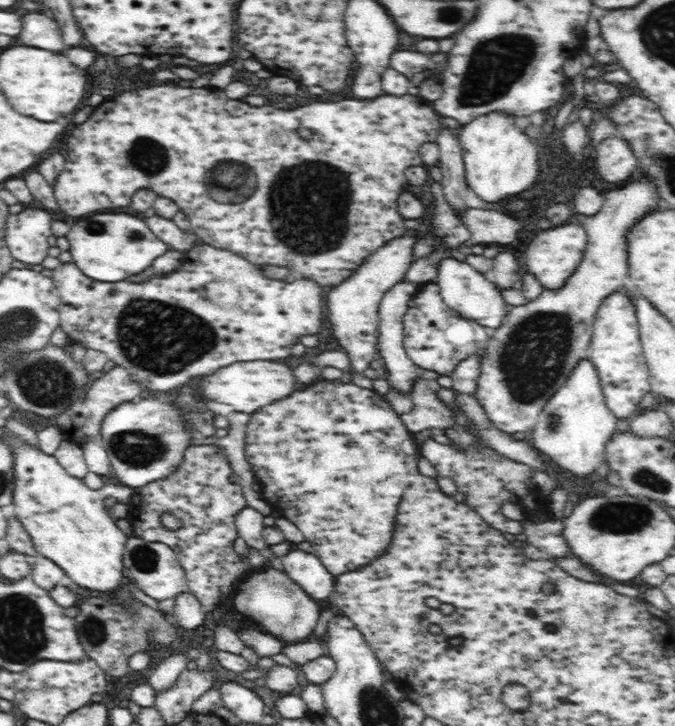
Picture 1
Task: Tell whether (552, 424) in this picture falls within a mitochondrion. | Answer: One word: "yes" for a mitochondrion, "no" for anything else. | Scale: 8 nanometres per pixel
yes

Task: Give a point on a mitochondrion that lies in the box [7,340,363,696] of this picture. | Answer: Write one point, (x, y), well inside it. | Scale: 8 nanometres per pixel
(43, 382)

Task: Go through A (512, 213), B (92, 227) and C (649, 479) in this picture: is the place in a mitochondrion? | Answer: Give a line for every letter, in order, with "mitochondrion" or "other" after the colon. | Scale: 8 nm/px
A: other
B: mitochondrion
C: mitochondrion

